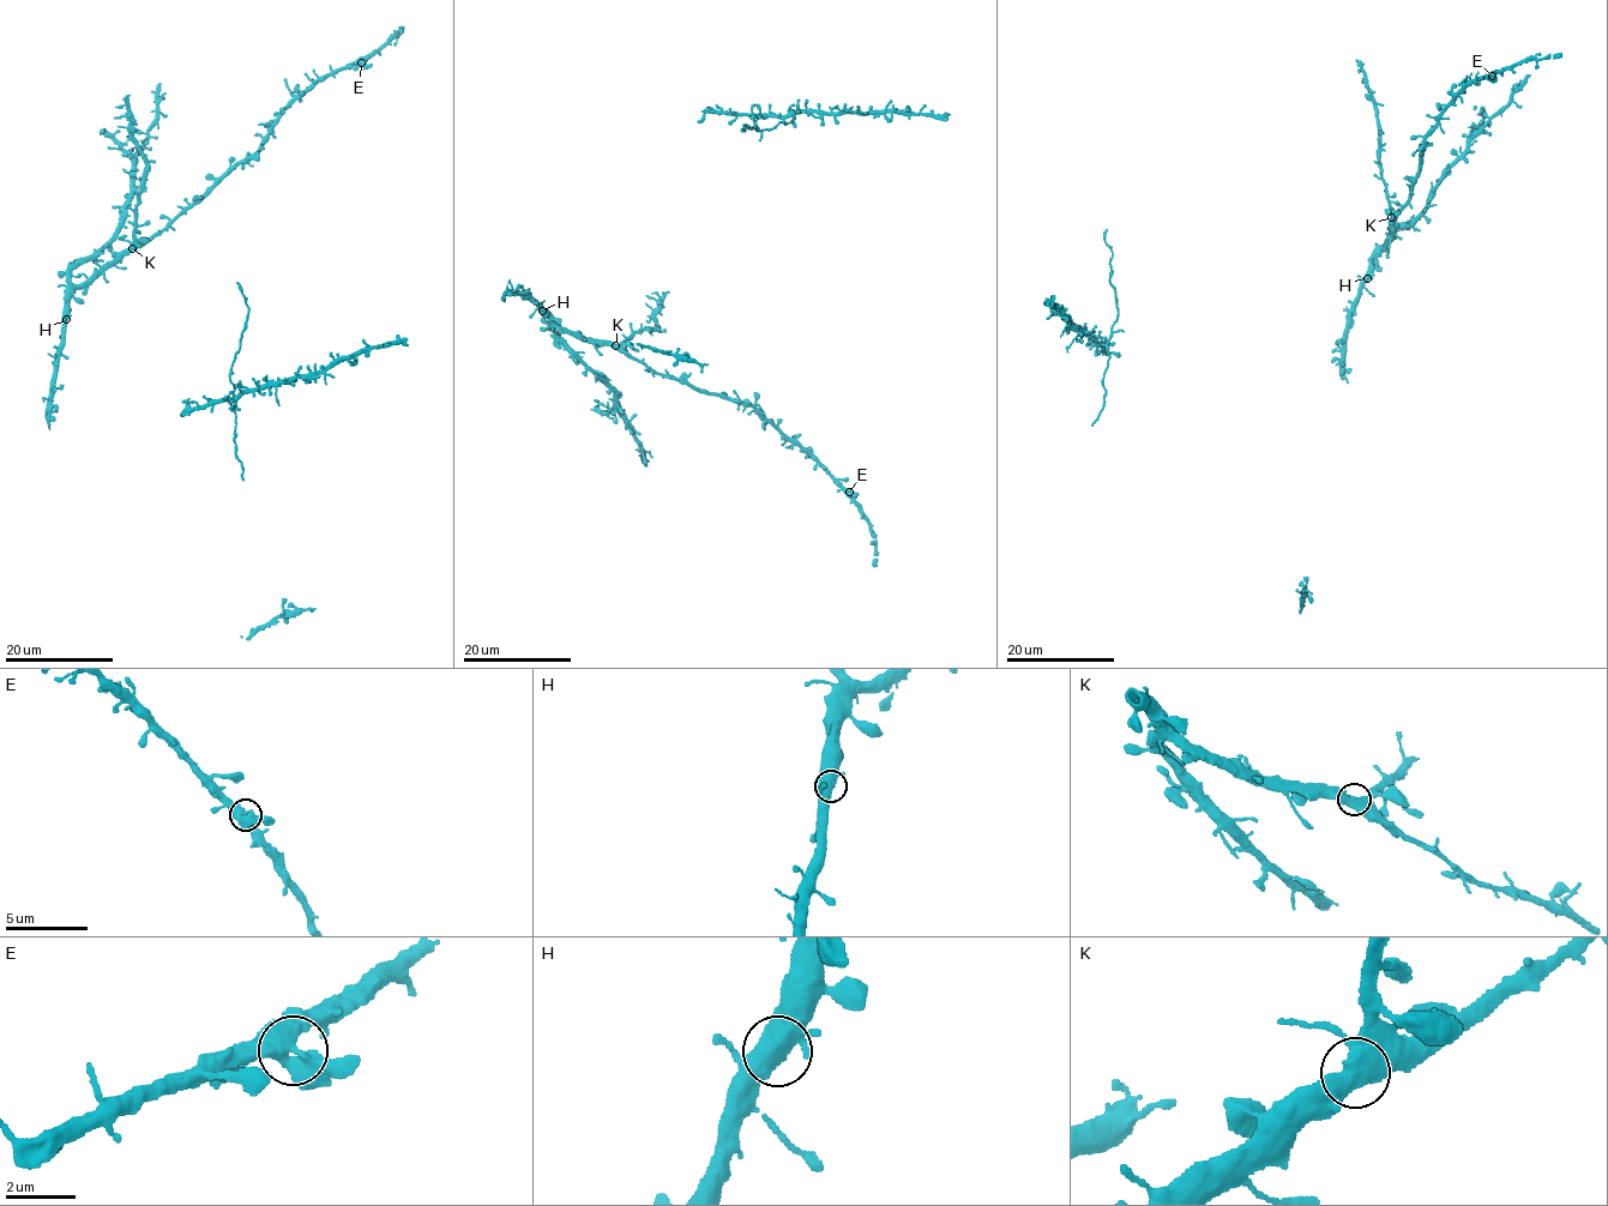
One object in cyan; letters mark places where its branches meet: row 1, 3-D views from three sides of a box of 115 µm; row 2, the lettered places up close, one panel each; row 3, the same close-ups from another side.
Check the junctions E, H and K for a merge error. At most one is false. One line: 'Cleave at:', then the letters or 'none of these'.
Cleave at: none of these

